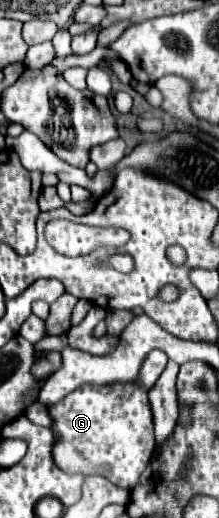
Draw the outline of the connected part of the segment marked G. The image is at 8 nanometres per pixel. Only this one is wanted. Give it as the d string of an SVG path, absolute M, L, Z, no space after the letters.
M153 349L139 371L139 385L107 385L107 389L83 385L83 389L75 389L63 397L59 405L49 405L47 413L55 421L53 433L57 437L53 461L59 469L83 477L97 473L123 489L133 489L155 449L153 413L147 393L163 373L167 361L163 351Z

